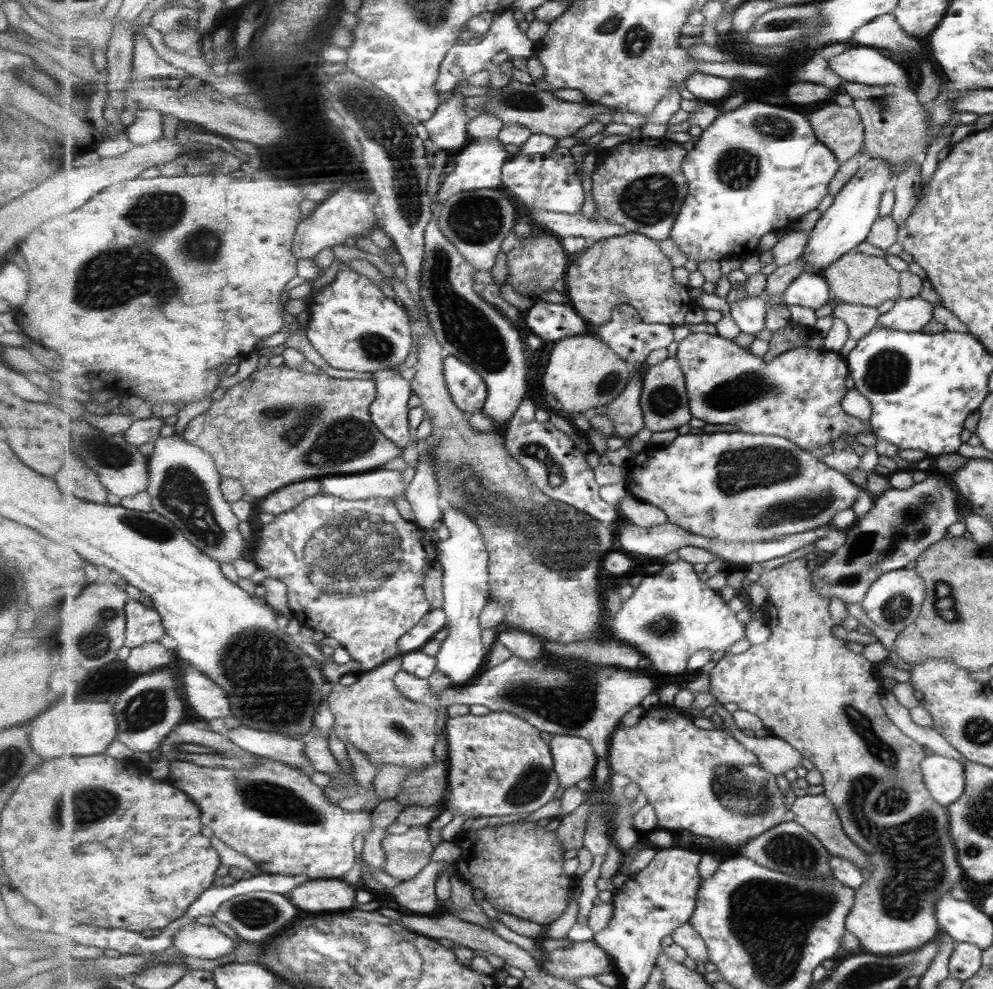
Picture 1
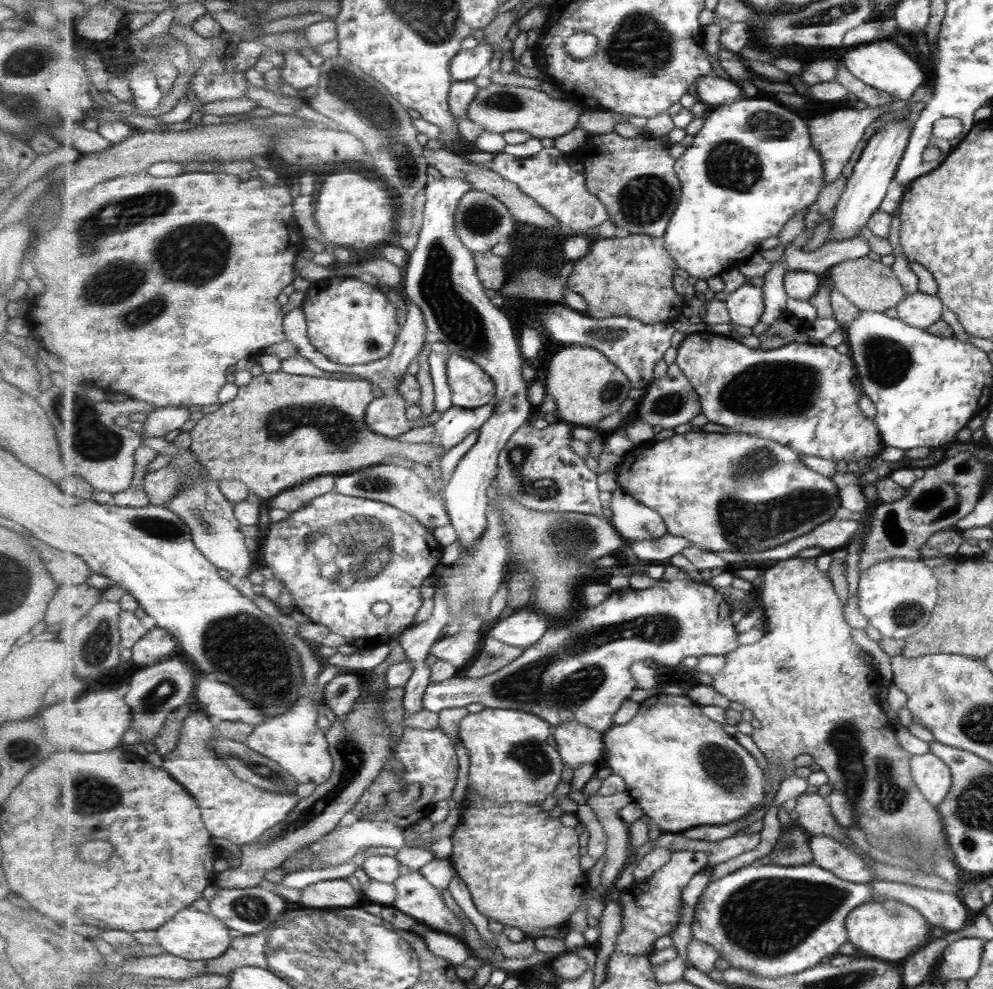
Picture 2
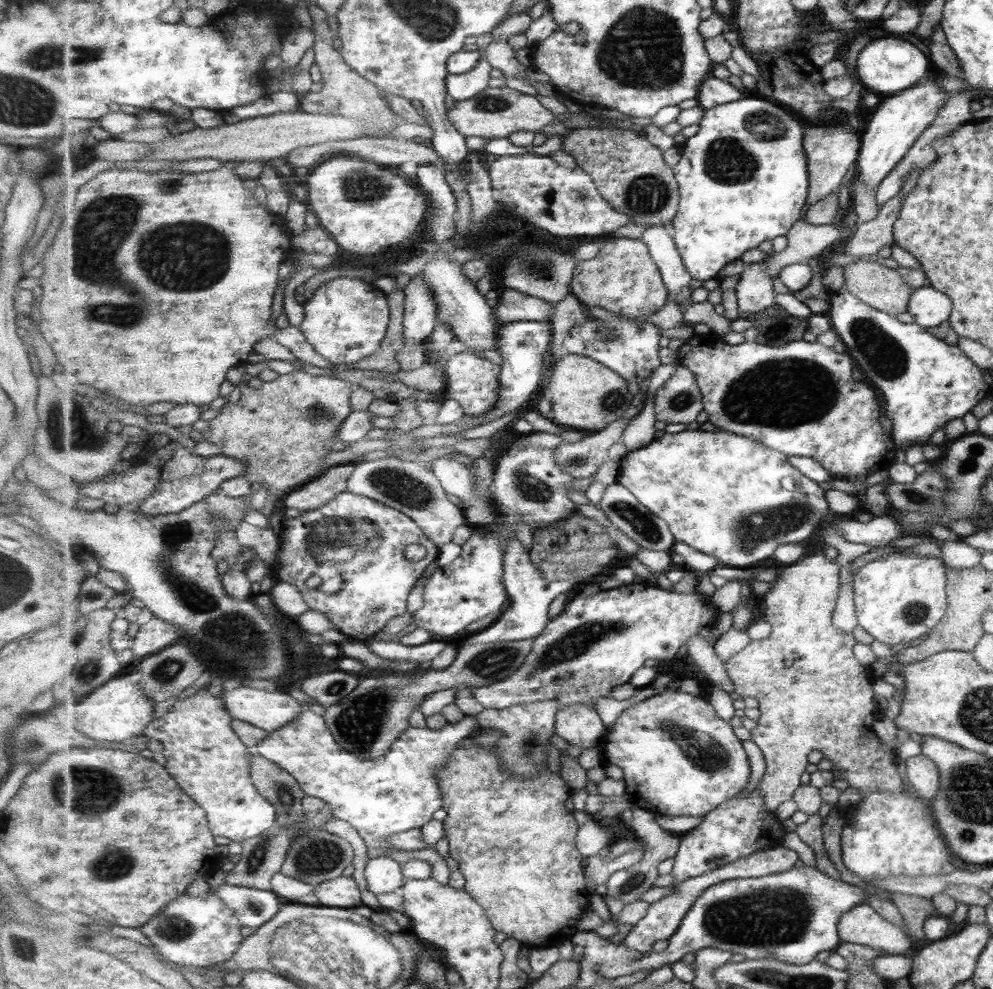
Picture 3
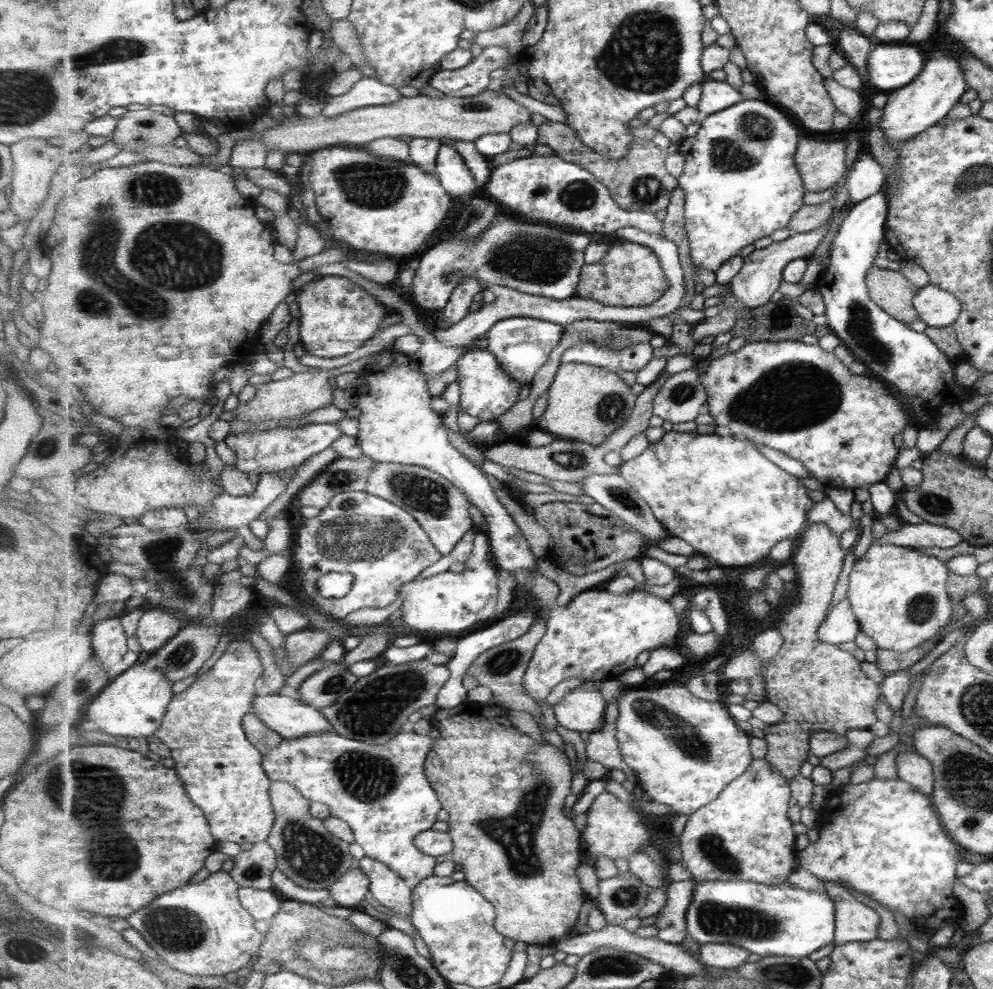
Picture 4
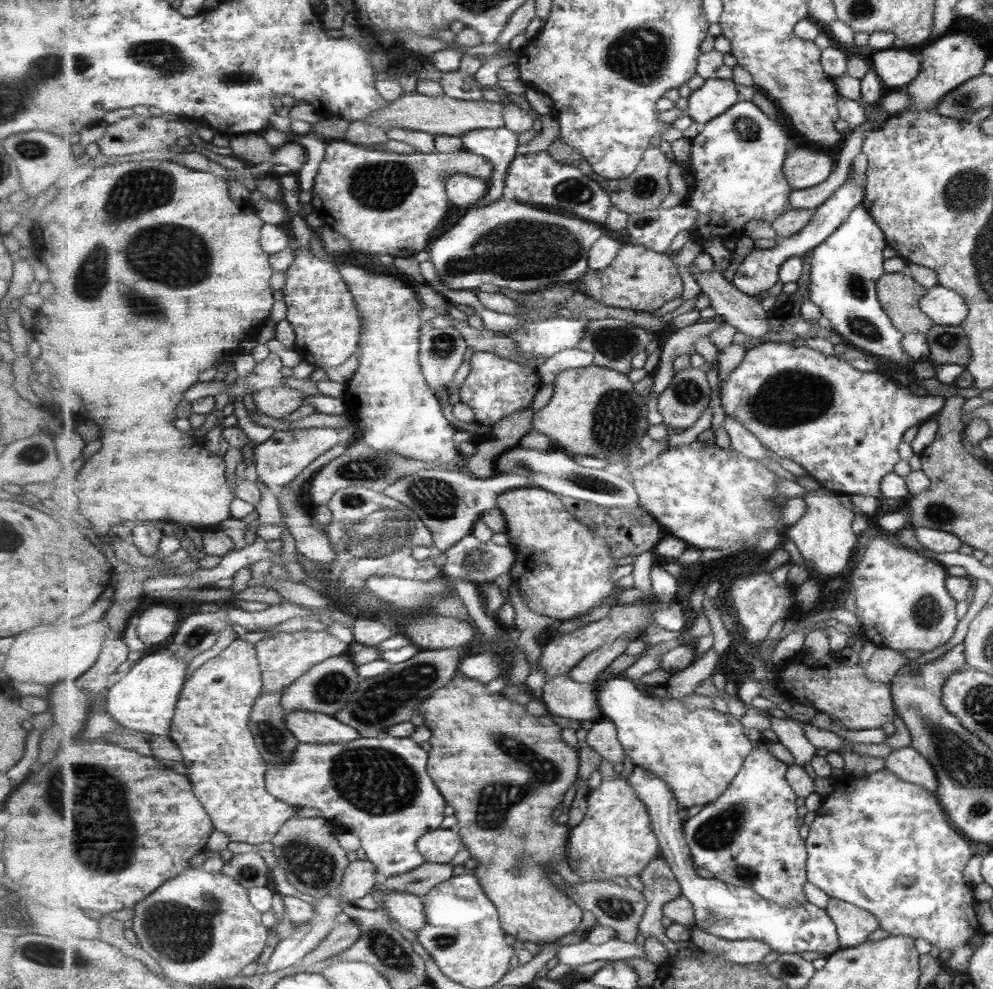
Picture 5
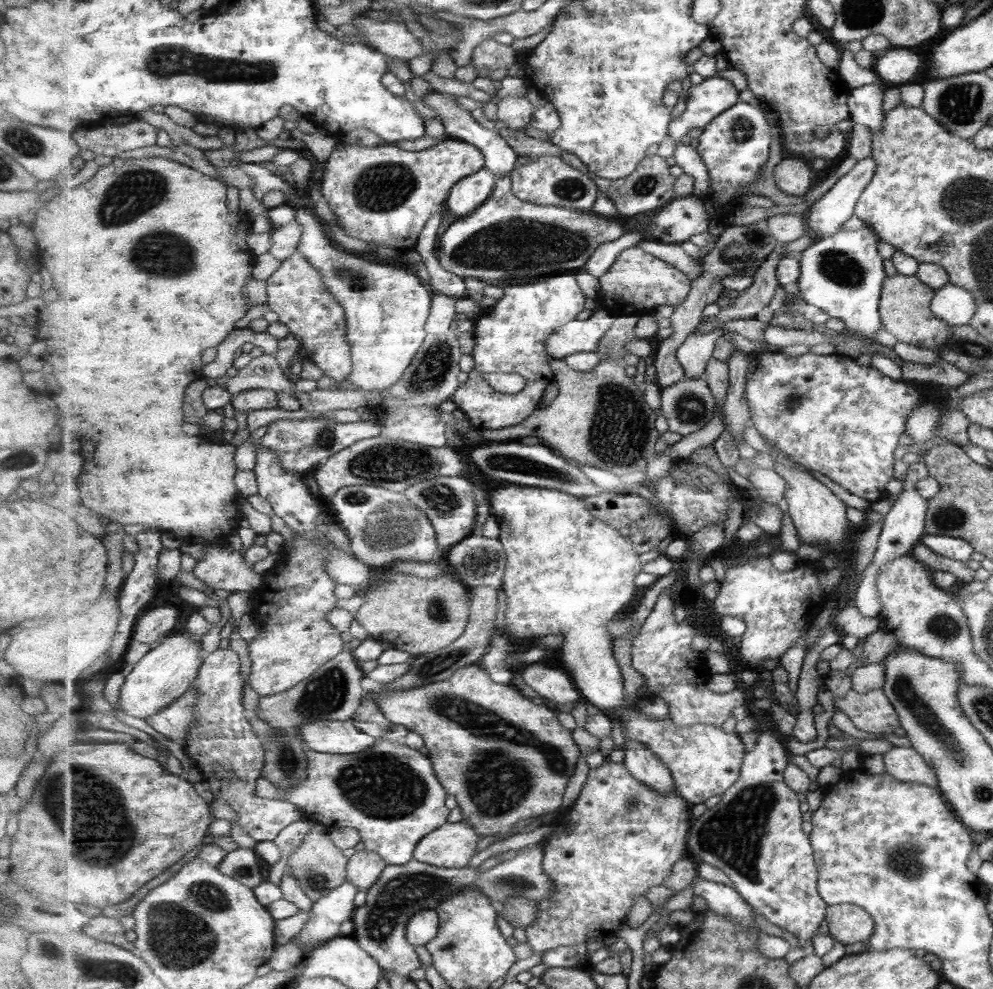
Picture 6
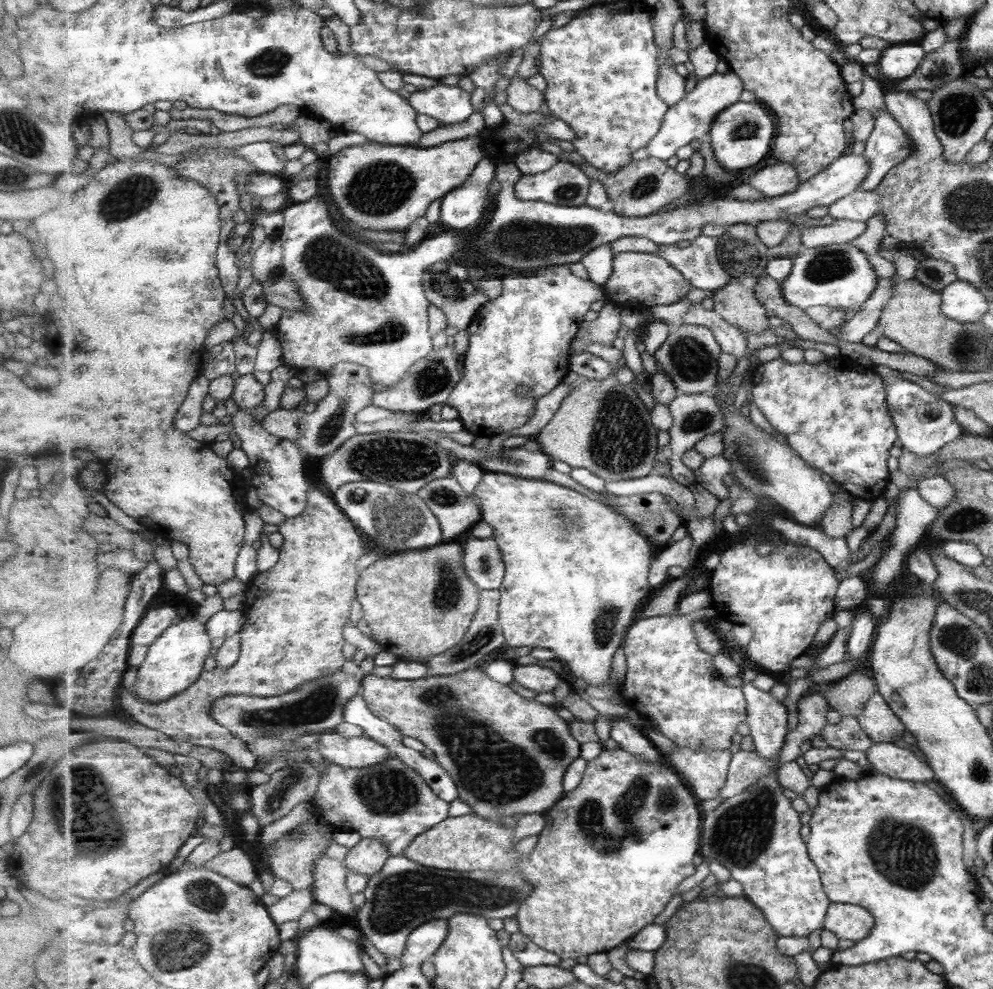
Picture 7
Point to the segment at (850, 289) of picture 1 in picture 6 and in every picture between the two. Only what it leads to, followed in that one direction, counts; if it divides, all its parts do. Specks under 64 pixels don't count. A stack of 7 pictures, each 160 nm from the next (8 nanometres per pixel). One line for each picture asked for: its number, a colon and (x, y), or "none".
2: (870, 285)
3: (878, 286)
4: (889, 289)
5: (899, 295)
6: (904, 305)

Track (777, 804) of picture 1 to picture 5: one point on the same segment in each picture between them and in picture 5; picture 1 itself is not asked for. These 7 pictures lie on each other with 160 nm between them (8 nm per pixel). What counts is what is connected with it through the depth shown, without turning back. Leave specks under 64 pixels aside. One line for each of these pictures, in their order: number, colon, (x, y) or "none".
2: (683, 770)
3: (679, 758)
4: (685, 750)
5: (699, 752)

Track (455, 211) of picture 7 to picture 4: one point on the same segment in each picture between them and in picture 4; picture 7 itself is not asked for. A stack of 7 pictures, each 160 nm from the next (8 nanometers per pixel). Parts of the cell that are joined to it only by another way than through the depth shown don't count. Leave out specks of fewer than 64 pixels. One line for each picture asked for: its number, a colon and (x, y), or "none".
4: (452, 170)
5: (465, 190)
6: (472, 192)

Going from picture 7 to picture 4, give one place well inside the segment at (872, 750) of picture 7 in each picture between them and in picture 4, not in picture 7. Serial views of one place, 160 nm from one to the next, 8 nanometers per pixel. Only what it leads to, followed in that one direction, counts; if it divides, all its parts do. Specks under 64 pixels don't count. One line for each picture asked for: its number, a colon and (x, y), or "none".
4: (911, 767)
5: (906, 763)
6: (905, 764)

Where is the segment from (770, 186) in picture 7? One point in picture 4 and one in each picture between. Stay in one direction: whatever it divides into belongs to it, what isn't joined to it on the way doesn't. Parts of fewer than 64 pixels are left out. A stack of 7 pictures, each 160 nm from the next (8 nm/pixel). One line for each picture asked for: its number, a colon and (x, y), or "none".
4: (822, 164)
5: (804, 168)
6: (793, 176)

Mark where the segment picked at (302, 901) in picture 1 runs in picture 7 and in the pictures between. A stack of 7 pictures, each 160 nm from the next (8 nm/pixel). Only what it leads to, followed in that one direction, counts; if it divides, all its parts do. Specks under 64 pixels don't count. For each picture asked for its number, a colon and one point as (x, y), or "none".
2: (338, 893)
3: (343, 892)
4: (352, 890)
5: (362, 876)
6: (365, 867)
7: (369, 855)

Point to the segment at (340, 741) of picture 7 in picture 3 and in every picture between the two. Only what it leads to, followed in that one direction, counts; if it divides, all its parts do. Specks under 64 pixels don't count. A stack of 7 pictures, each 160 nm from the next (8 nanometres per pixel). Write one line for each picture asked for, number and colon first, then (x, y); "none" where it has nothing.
3: (270, 711)
4: (286, 714)
5: (308, 727)
6: (330, 737)

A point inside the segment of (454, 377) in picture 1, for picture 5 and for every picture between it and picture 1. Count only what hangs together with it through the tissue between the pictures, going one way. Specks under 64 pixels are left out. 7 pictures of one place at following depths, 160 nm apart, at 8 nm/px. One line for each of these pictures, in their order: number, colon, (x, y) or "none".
2: (472, 388)
3: (472, 380)
4: (488, 392)
5: (496, 388)

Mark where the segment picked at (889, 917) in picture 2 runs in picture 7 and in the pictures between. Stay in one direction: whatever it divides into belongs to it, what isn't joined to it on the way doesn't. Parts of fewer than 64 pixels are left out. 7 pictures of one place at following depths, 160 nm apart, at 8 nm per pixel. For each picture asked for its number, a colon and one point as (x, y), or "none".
3: (861, 925)
4: (855, 922)
5: (854, 924)
6: (848, 923)
7: (847, 921)

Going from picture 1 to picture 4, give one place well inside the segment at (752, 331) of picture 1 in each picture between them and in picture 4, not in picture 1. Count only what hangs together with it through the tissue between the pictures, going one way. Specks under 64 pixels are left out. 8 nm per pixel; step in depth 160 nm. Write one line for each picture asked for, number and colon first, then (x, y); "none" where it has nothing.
2: (747, 304)
3: (756, 292)
4: (763, 271)

